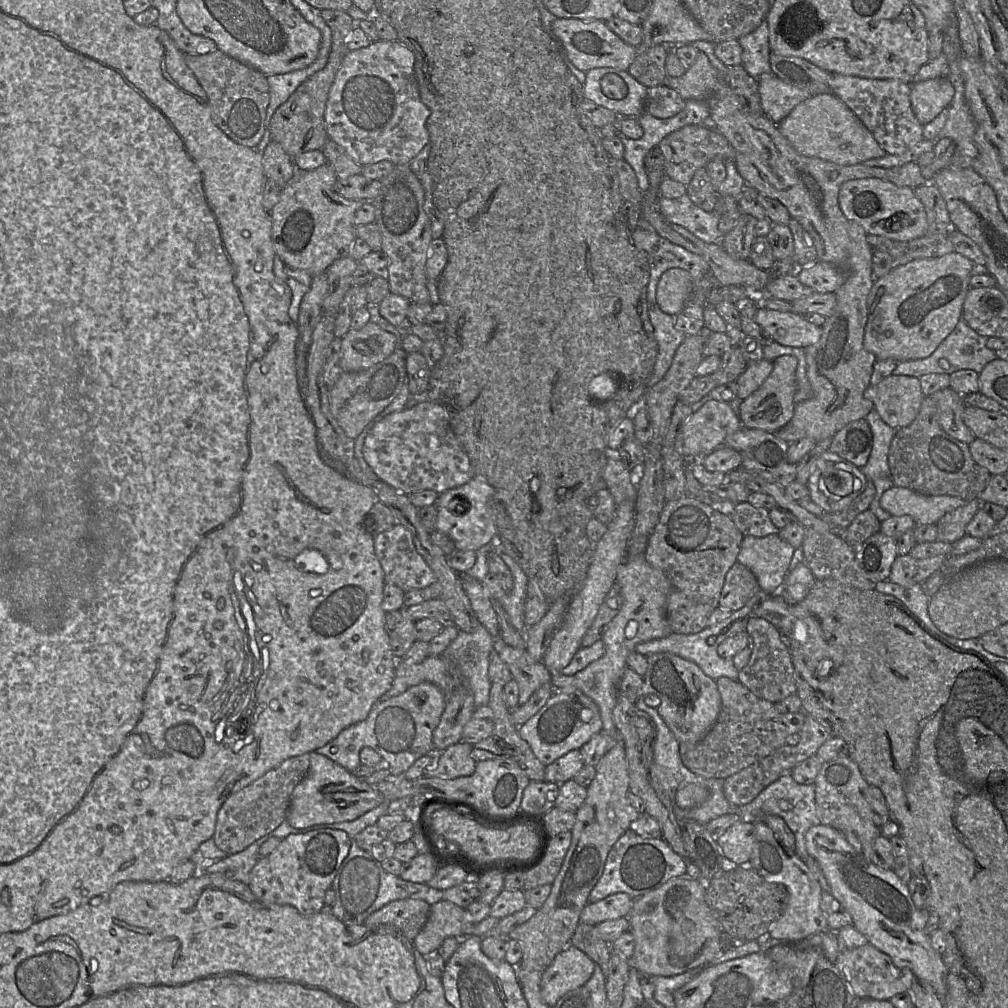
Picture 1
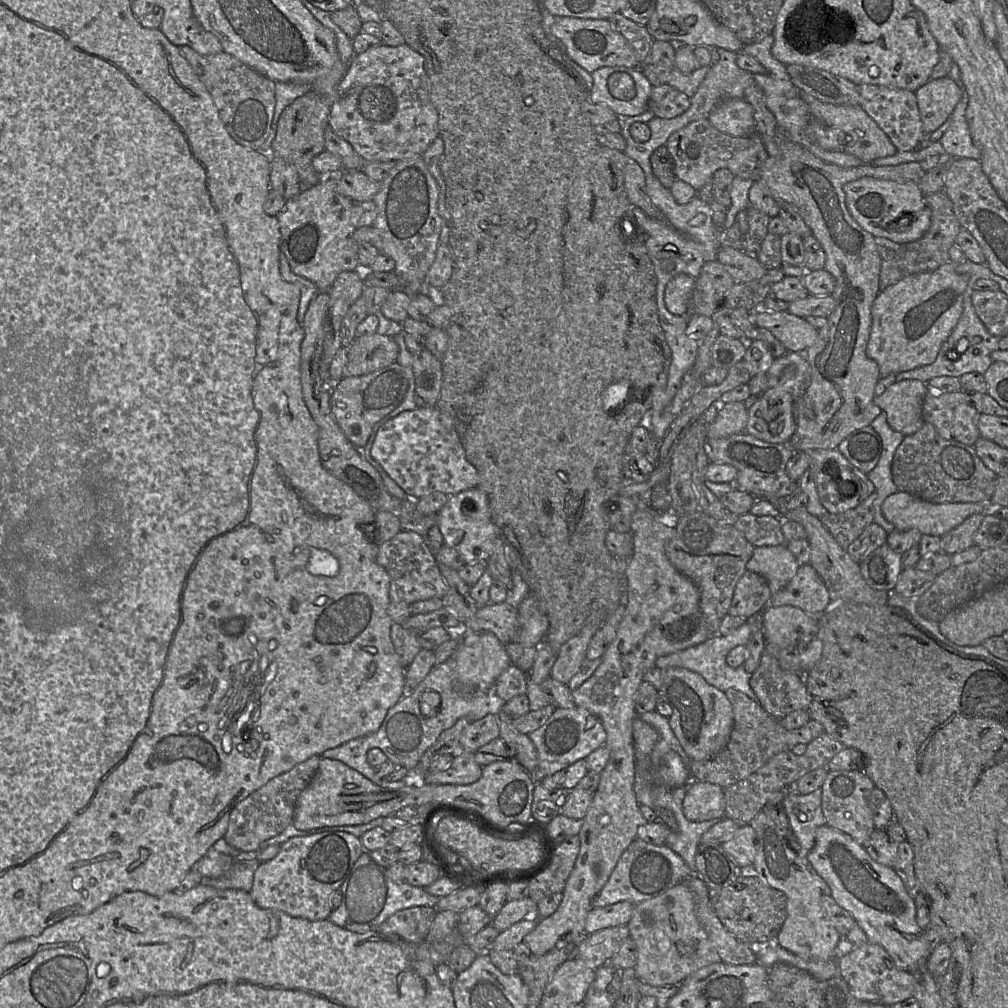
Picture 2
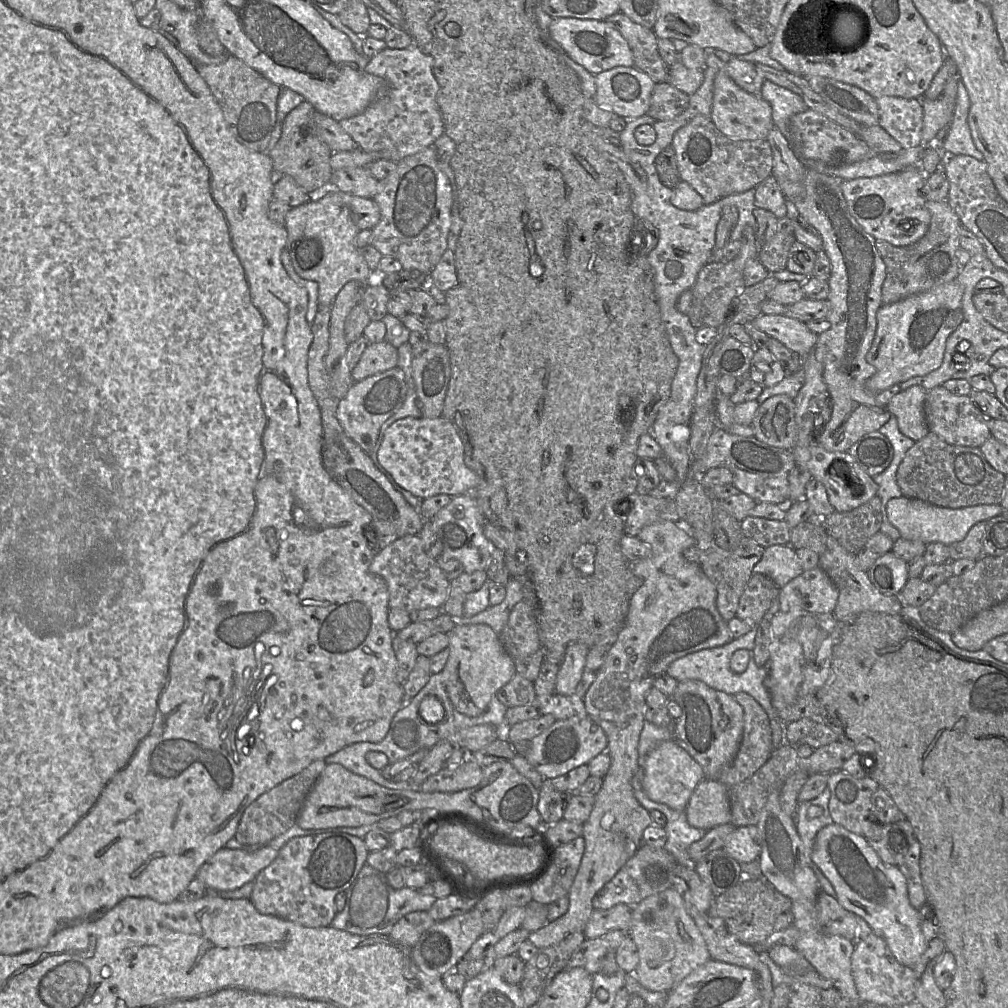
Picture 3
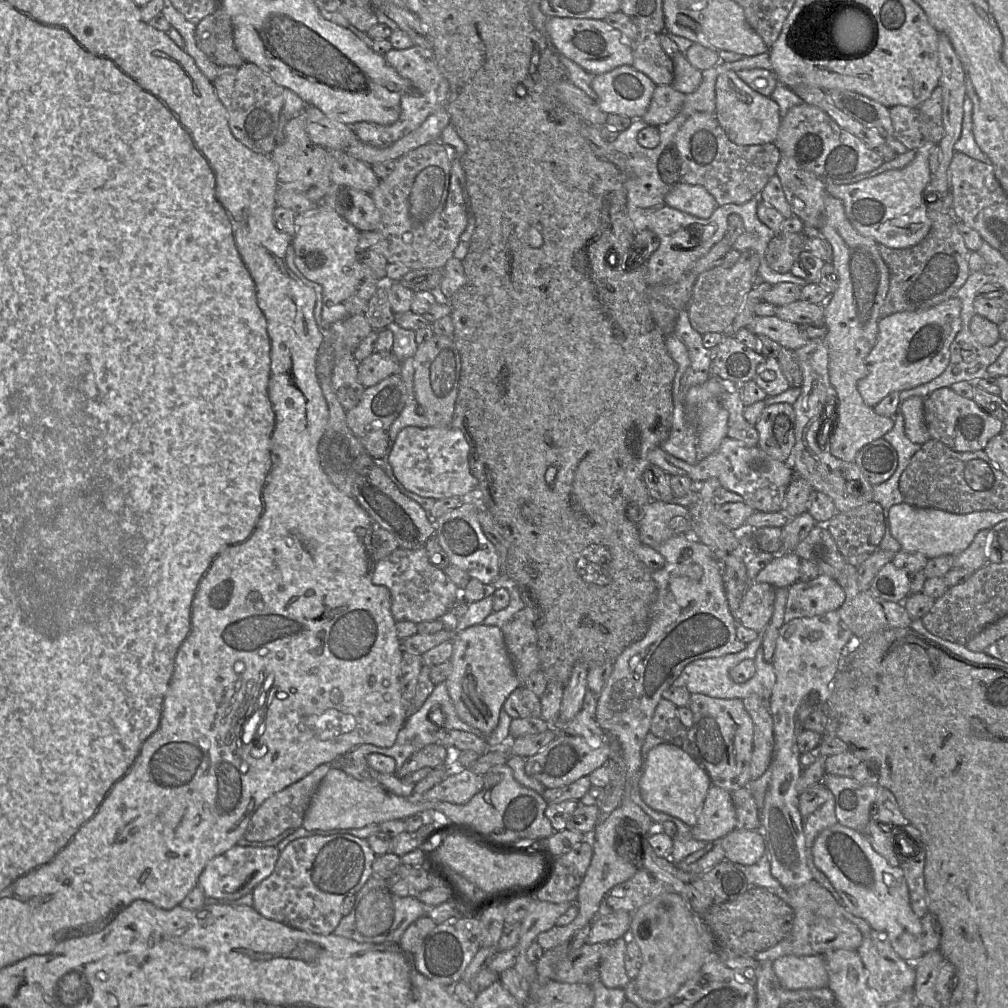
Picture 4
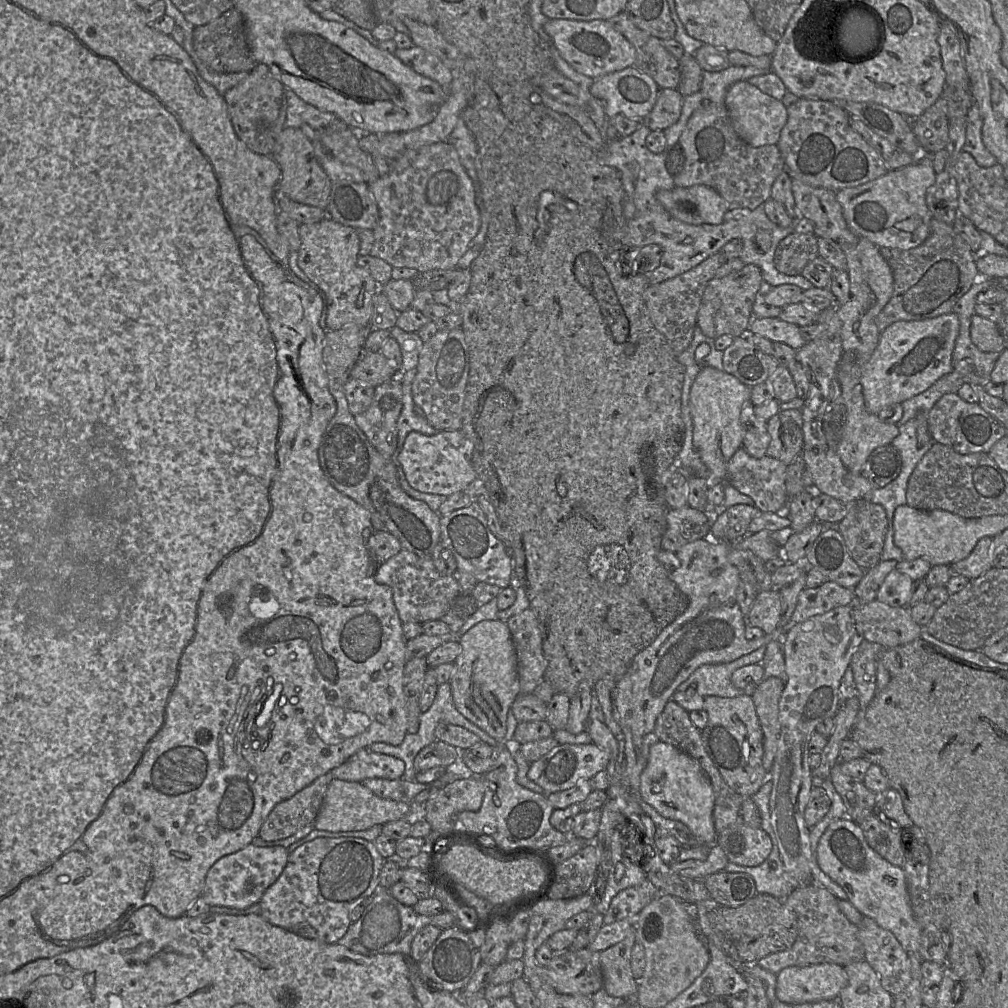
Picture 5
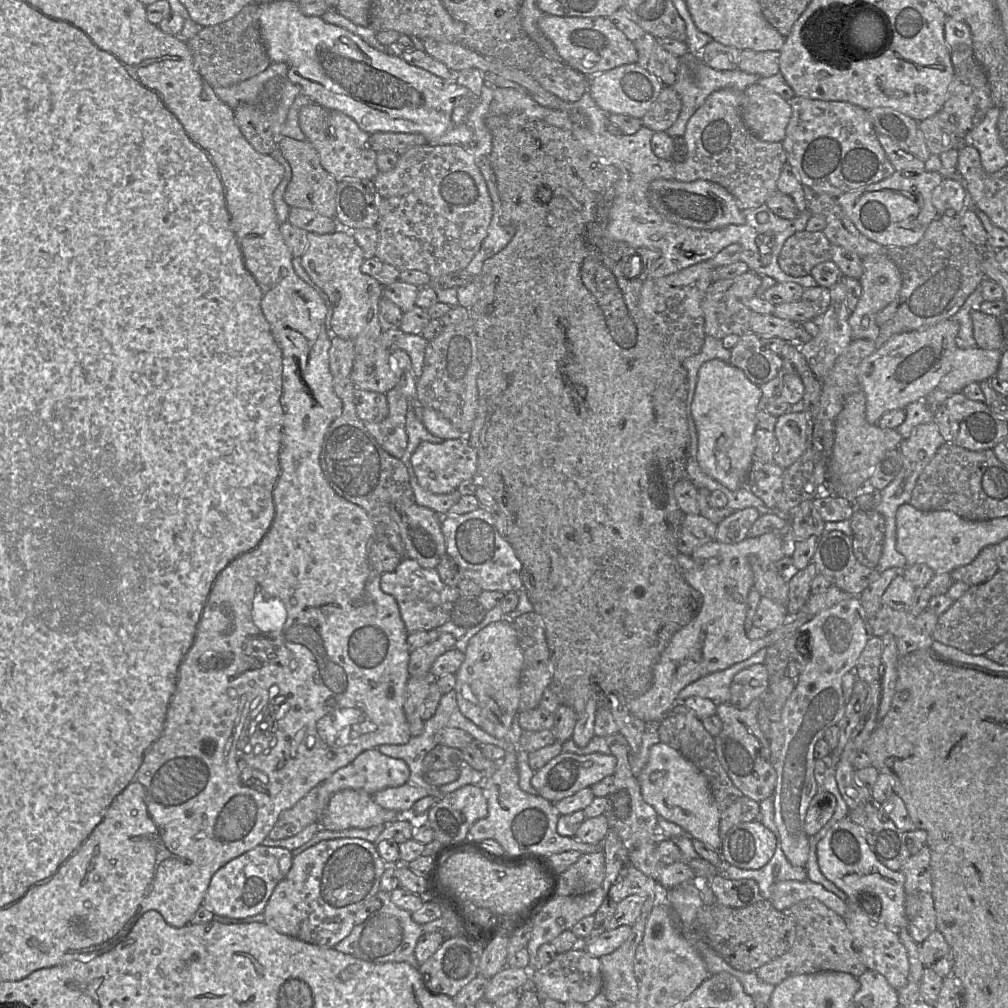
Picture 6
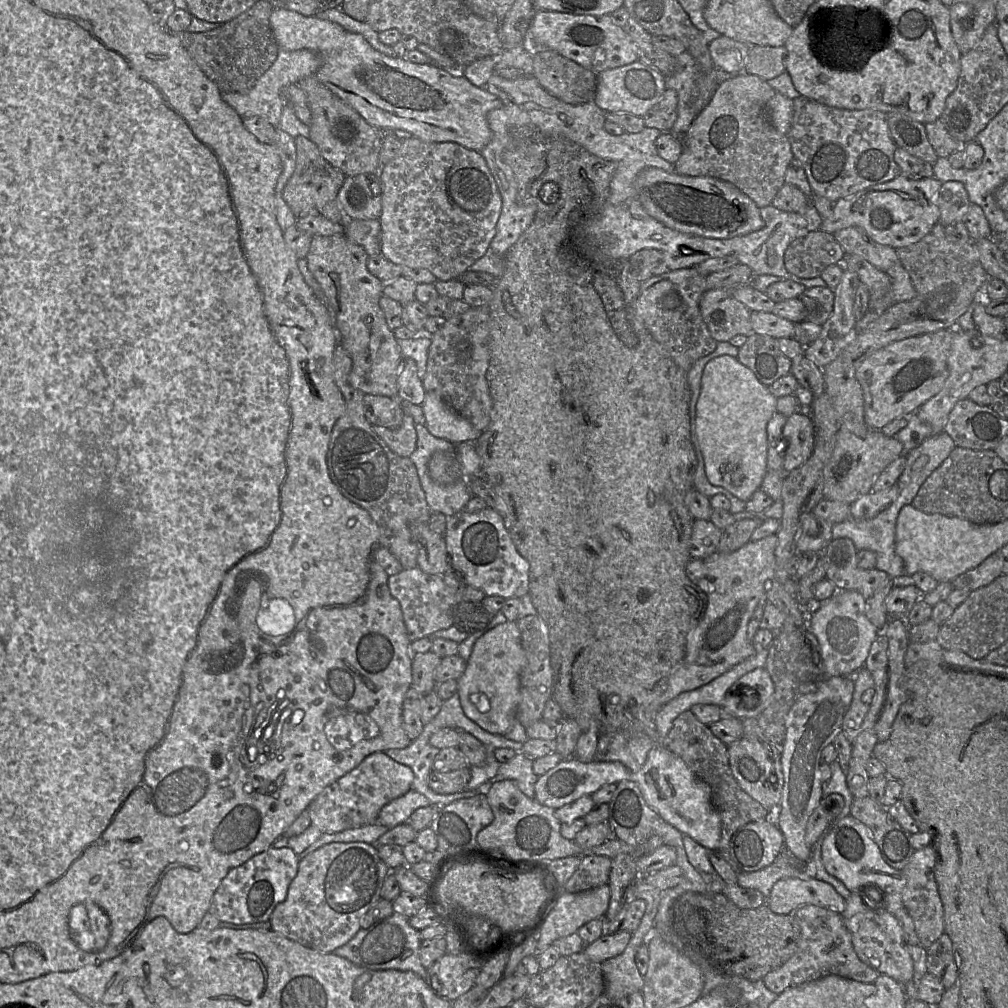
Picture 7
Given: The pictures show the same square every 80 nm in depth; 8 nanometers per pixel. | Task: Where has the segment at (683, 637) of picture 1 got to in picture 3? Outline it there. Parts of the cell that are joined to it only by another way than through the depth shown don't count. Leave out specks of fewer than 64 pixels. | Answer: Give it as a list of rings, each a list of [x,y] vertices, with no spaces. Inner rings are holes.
[[[753,627],[747,634],[740,638],[732,639],[729,643],[723,646],[703,649],[675,660],[671,663],[666,673],[673,677],[677,682],[684,680],[699,680],[709,687],[731,696],[734,696],[739,692],[749,694],[762,706],[769,717],[772,731],[773,751],[775,751],[790,744],[788,743],[786,736],[787,723],[778,716],[777,710],[771,703],[770,693],[764,685],[764,680],[769,674],[768,667],[759,667],[751,656],[748,667],[743,673],[734,673],[730,669],[730,659],[734,652],[739,649],[746,649],[751,652],[755,645],[755,636],[756,630]]]

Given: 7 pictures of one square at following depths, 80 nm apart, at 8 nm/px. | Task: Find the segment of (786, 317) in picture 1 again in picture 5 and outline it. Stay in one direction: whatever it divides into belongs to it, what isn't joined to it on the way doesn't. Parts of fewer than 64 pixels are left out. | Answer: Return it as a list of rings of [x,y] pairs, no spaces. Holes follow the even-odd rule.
[[[753,316],[749,332],[767,338],[772,342],[783,342],[796,351],[807,343],[800,333],[799,326],[779,318]]]

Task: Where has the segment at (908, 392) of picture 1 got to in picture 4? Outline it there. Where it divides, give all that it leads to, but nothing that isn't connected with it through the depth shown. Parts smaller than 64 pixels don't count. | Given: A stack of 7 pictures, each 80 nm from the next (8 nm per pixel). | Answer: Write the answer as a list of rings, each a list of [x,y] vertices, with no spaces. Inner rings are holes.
[[[913,396],[902,401],[899,413],[903,416],[905,434],[911,442],[922,445],[931,439],[924,422],[923,398]]]

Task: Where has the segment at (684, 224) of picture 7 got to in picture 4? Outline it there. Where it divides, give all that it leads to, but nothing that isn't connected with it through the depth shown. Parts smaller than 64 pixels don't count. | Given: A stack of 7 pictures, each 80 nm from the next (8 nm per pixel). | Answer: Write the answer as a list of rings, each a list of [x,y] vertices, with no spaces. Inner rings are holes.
[[[678,182],[665,196],[668,206],[697,218],[709,218],[719,206],[715,198],[700,185]]]

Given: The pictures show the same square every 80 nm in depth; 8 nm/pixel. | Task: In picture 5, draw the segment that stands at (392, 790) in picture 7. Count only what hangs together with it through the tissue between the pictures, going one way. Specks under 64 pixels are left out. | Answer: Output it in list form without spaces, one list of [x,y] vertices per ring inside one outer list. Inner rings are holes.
[[[364,748],[330,771],[332,780],[353,782],[362,782],[369,778],[394,780],[403,778],[405,763],[399,758]]]

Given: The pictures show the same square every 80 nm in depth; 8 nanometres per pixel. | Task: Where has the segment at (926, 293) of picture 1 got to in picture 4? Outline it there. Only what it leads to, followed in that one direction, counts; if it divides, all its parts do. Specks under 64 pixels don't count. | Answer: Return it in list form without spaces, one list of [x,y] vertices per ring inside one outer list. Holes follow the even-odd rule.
[[[954,296],[923,311],[898,312],[880,318],[876,343],[867,356],[867,375],[858,381],[858,391],[865,402],[874,408],[891,392],[900,392],[925,384],[941,375],[949,365],[950,345],[961,329],[961,302]]]

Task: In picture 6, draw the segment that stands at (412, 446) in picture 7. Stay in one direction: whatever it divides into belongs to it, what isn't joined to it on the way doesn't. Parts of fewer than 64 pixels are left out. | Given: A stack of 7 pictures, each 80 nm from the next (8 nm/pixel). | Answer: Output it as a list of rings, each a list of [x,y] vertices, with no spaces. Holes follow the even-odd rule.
[[[394,387],[386,393],[389,414],[381,422],[365,422],[368,431],[390,455],[401,458],[408,445],[406,415],[410,401]]]

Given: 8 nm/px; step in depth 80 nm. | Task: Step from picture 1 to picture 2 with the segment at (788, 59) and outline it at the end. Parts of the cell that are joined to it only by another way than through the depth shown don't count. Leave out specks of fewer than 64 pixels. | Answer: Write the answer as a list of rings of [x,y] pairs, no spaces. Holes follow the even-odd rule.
[[[799,64],[786,65],[790,81],[801,92],[824,103],[860,106],[860,94],[853,82],[825,70]]]

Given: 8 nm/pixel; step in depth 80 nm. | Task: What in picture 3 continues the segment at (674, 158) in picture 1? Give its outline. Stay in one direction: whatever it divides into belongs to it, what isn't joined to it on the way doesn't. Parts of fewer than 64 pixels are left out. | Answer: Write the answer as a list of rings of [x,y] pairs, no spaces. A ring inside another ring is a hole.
[[[697,115],[693,117],[686,125],[684,125],[675,132],[672,139],[671,147],[675,151],[676,165],[681,181],[688,183],[692,188],[694,188],[696,192],[698,192],[700,196],[703,198],[704,204],[713,204],[727,196],[743,193],[749,190],[754,190],[763,180],[772,176],[773,154],[771,147],[766,140],[749,141],[749,140],[730,139],[717,129],[710,116]]]

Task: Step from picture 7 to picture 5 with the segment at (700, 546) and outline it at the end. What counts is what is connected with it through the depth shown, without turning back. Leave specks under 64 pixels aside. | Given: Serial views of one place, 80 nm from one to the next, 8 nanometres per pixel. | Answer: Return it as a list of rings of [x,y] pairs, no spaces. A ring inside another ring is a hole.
[[[686,505],[670,509],[661,547],[676,553],[682,546],[700,539],[710,538],[712,520],[709,514]]]

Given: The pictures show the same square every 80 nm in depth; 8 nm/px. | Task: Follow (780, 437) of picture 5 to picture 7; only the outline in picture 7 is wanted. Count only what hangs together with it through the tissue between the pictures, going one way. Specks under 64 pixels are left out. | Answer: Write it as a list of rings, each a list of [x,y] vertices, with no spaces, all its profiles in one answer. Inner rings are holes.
[[[794,413],[789,416],[782,429],[782,439],[787,442],[783,468],[788,473],[802,466],[813,453],[815,428],[810,415]]]

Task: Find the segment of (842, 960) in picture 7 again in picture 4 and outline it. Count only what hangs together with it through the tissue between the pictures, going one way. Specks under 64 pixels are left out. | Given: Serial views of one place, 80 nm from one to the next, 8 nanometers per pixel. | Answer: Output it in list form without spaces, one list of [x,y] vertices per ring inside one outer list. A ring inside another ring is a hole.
[[[816,881],[793,889],[786,889],[785,902],[794,910],[794,924],[790,934],[775,946],[755,955],[758,962],[775,961],[782,956],[824,956],[836,950],[857,951],[863,941],[859,929],[843,915],[843,905]]]

